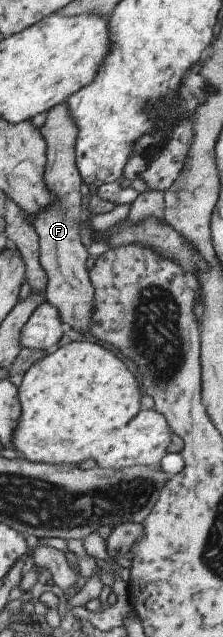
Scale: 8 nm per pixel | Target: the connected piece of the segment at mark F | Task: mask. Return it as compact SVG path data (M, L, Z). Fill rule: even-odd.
M61 102L48 110L38 132L46 147L44 184L56 195L52 204L31 220L38 235L38 260L47 278L43 299L57 308L60 320L65 325L77 331L85 330L94 314L94 289L88 271L85 270L88 249L79 237L79 225L83 221L79 193L82 177L76 168L74 156L74 141L78 129L74 126L68 105Z

